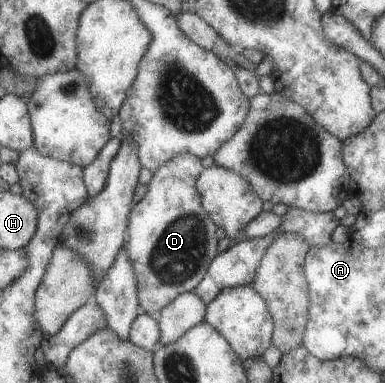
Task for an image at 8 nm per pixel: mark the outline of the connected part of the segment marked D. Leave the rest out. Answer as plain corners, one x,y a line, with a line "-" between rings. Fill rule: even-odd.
181,153
173,157
159,169
148,184
148,193
134,205
129,221
129,238
125,241
133,267
137,271
137,287
139,287
139,305
149,315
159,313
174,303
183,293
194,292
210,271
213,260
220,254
218,223
203,207
203,197
197,189
199,175
205,171
203,161
191,153

